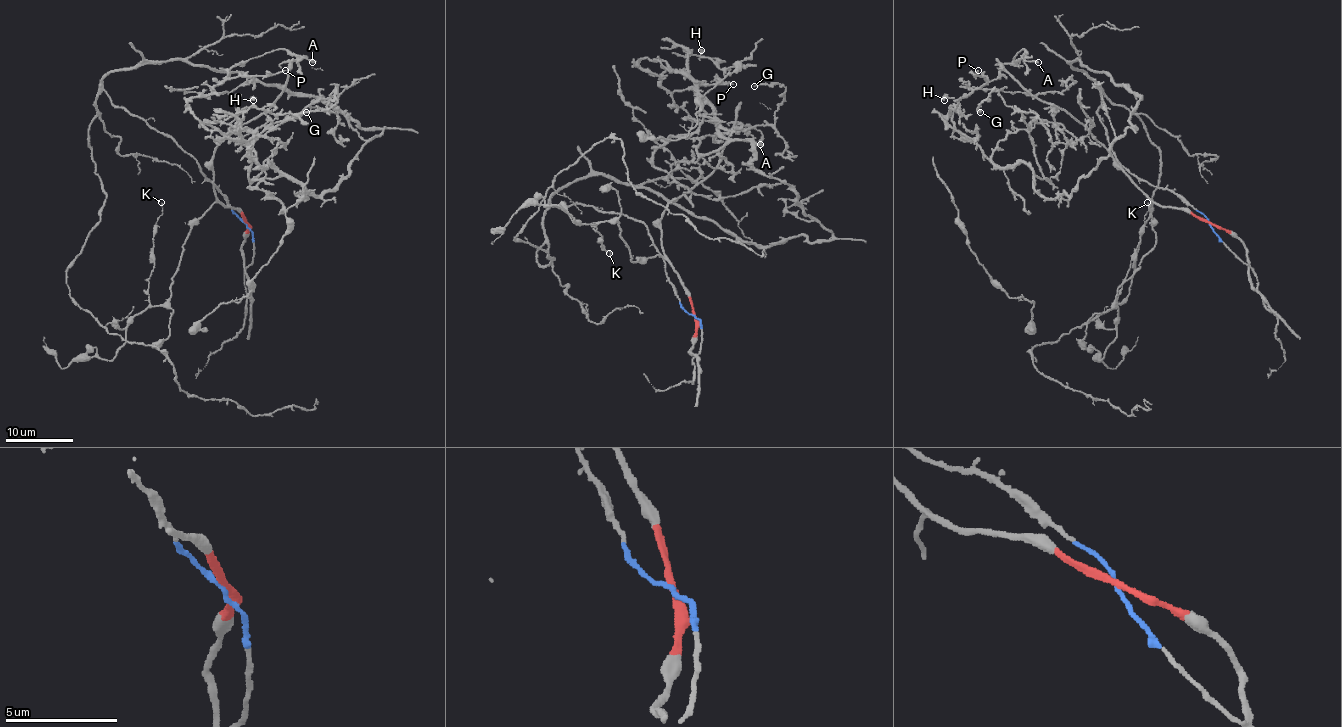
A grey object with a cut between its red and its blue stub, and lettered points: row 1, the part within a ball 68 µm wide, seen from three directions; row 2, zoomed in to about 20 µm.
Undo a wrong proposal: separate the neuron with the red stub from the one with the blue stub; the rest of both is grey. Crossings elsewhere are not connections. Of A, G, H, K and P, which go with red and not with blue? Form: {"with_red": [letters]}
{"with_red": ["K"]}

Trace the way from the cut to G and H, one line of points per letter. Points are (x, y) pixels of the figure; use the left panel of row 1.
G: (245, 224), (102, 80), (184, 59), (384, 127), (304, 199), (248, 166), (259, 136), (333, 92), (306, 112)
H: (245, 224), (102, 80), (184, 59), (384, 127), (304, 199), (248, 154), (253, 100)

